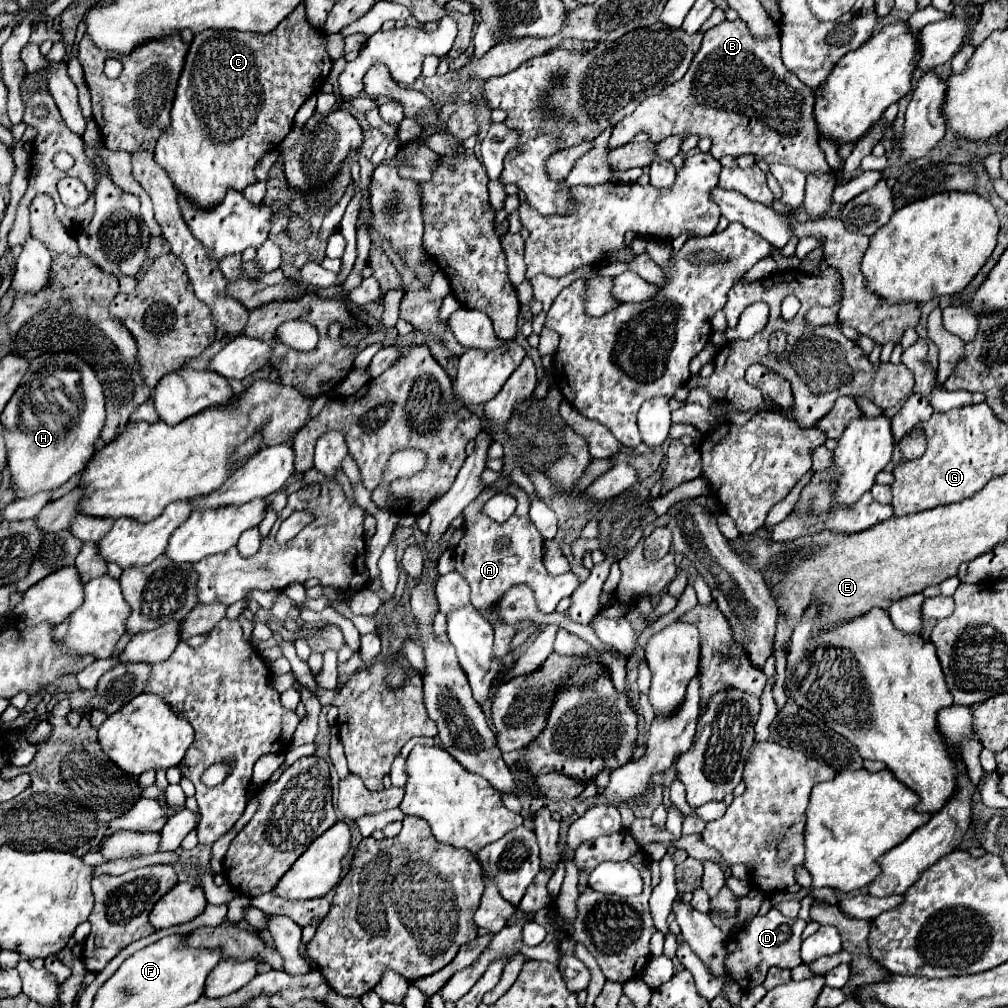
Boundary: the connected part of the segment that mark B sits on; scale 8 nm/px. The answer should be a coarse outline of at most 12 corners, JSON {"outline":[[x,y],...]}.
{"outline":[[704,34],[682,80],[612,130],[834,172],[780,38]]}

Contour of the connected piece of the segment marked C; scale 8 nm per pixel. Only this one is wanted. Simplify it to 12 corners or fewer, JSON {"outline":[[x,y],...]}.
{"outline":[[304,4],[194,36],[154,160],[214,208],[332,60]]}

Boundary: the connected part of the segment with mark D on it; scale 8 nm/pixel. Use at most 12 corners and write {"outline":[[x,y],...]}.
{"outline":[[772,908],[726,942],[725,968],[743,990],[772,966],[802,964],[806,922]]}

